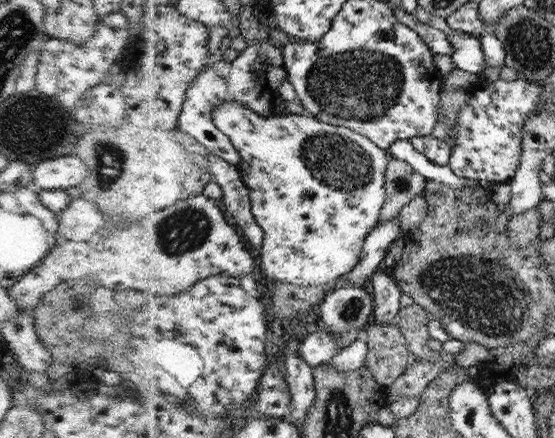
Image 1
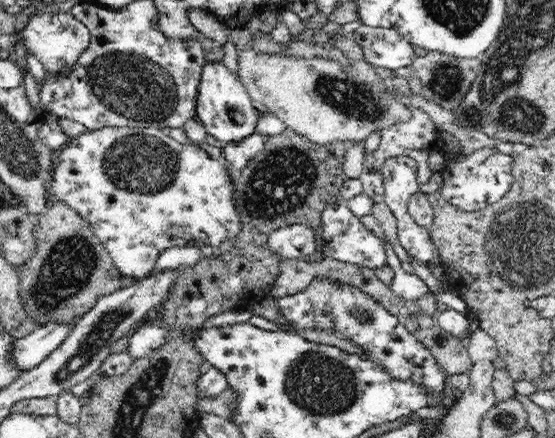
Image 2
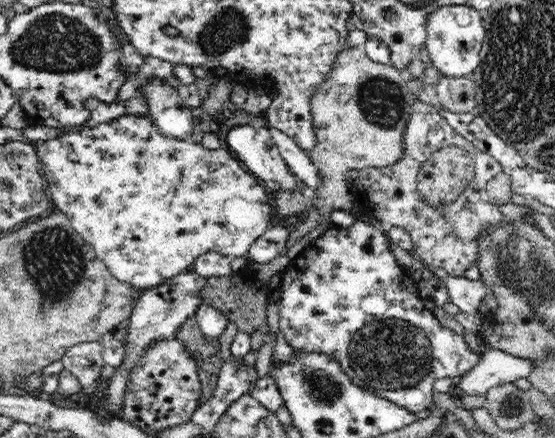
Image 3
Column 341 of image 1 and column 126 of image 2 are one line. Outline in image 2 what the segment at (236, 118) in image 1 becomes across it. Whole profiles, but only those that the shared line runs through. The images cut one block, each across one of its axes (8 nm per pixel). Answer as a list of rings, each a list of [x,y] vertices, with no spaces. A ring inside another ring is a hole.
[[[104,126],[98,130],[86,130],[84,134],[78,134],[74,138],[69,138],[68,144],[60,147],[55,151],[54,168],[52,170],[52,178],[46,185],[47,192],[51,197],[51,201],[63,202],[70,210],[73,210],[87,224],[92,231],[92,235],[98,238],[102,243],[102,247],[108,252],[115,270],[120,276],[126,278],[135,278],[137,280],[150,277],[156,273],[156,264],[158,258],[164,255],[168,250],[188,248],[198,249],[219,248],[220,244],[228,242],[228,240],[236,240],[241,236],[244,221],[238,213],[234,198],[236,196],[237,180],[235,174],[231,174],[231,168],[221,157],[219,160],[212,158],[206,150],[202,150],[199,146],[193,144],[181,144],[174,138],[166,134],[163,128],[140,127],[131,128],[130,126]]]

